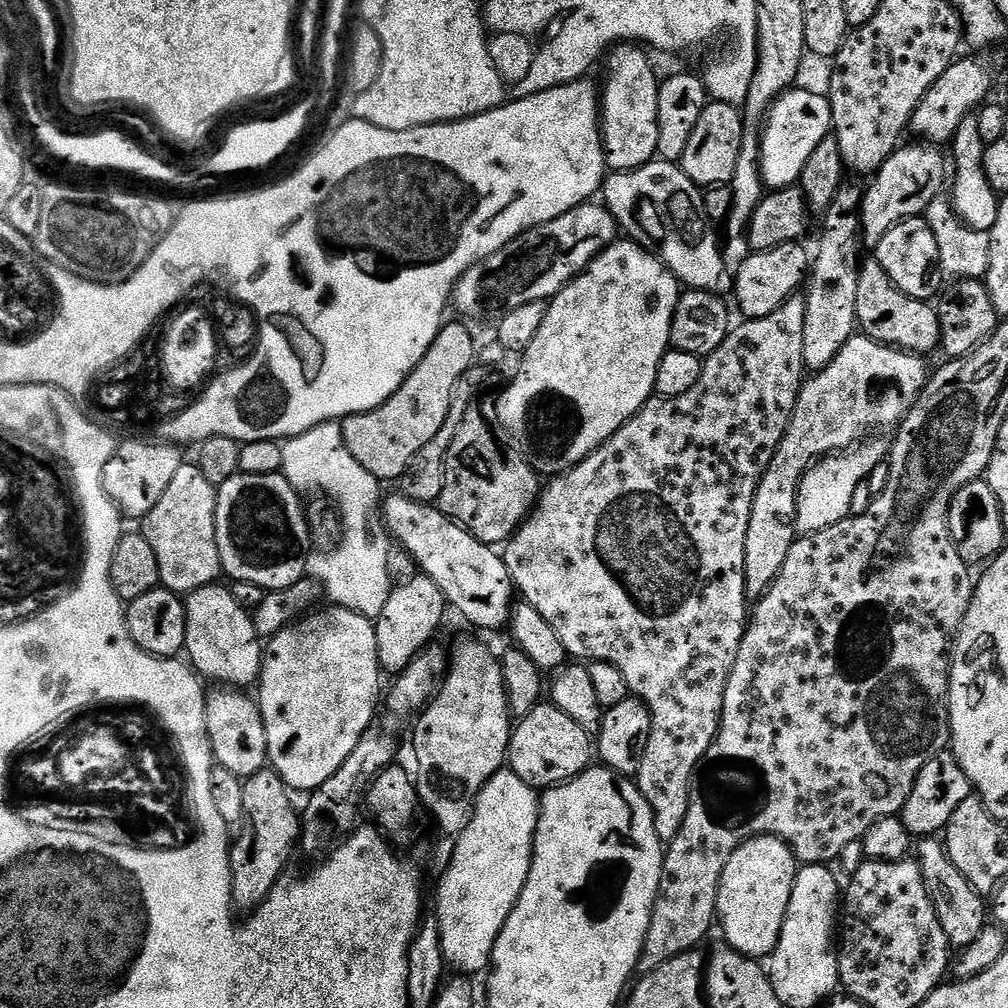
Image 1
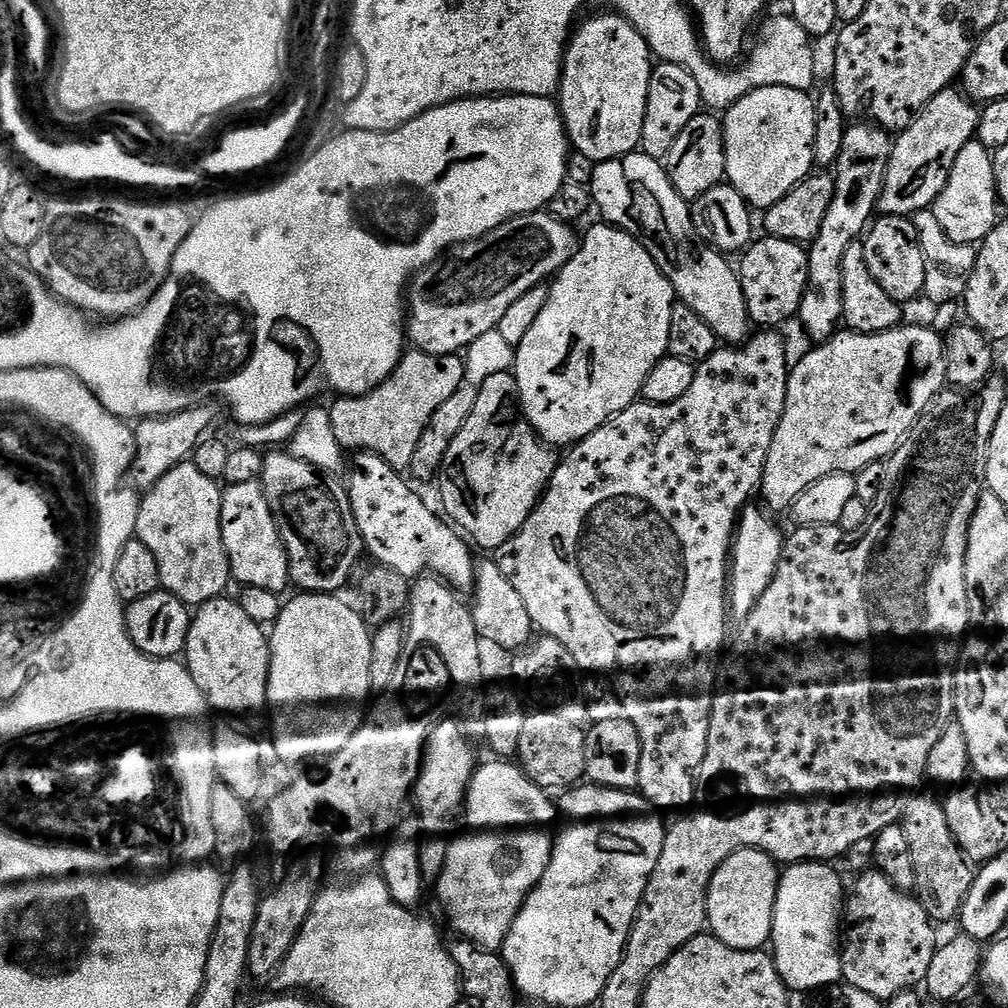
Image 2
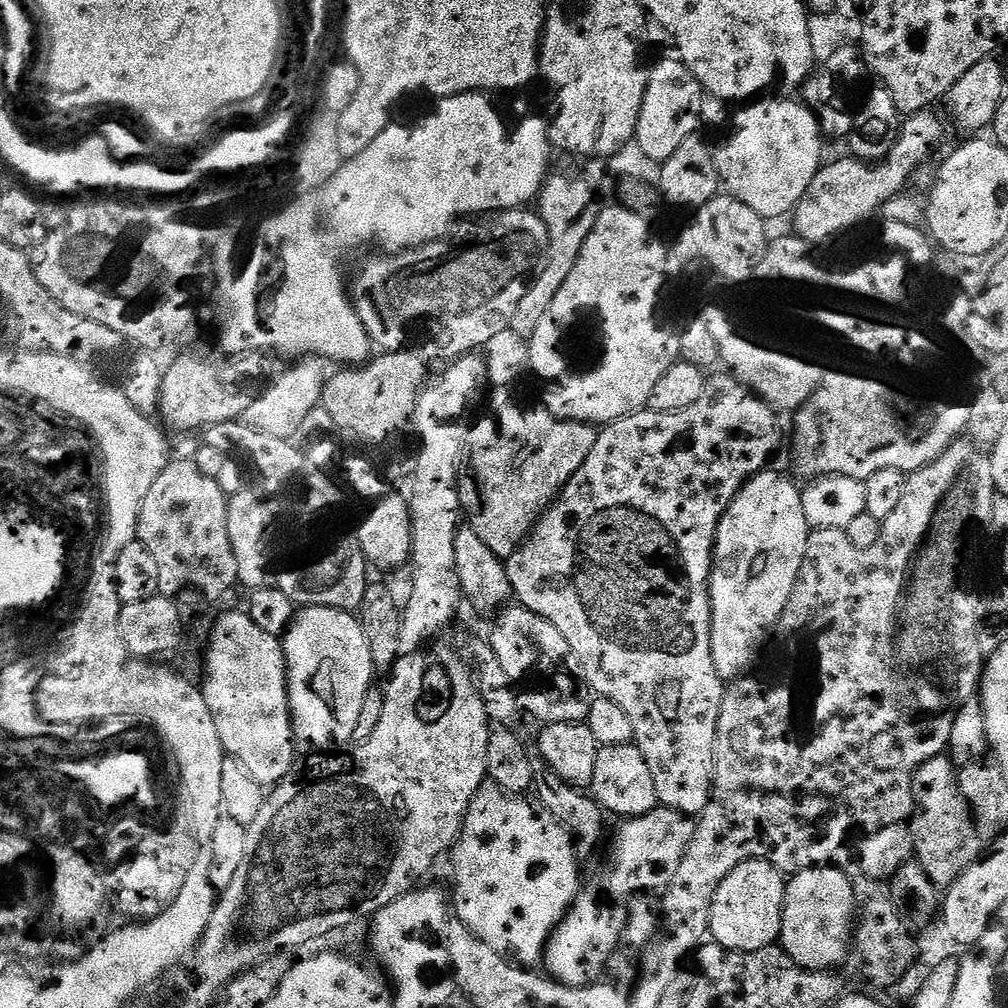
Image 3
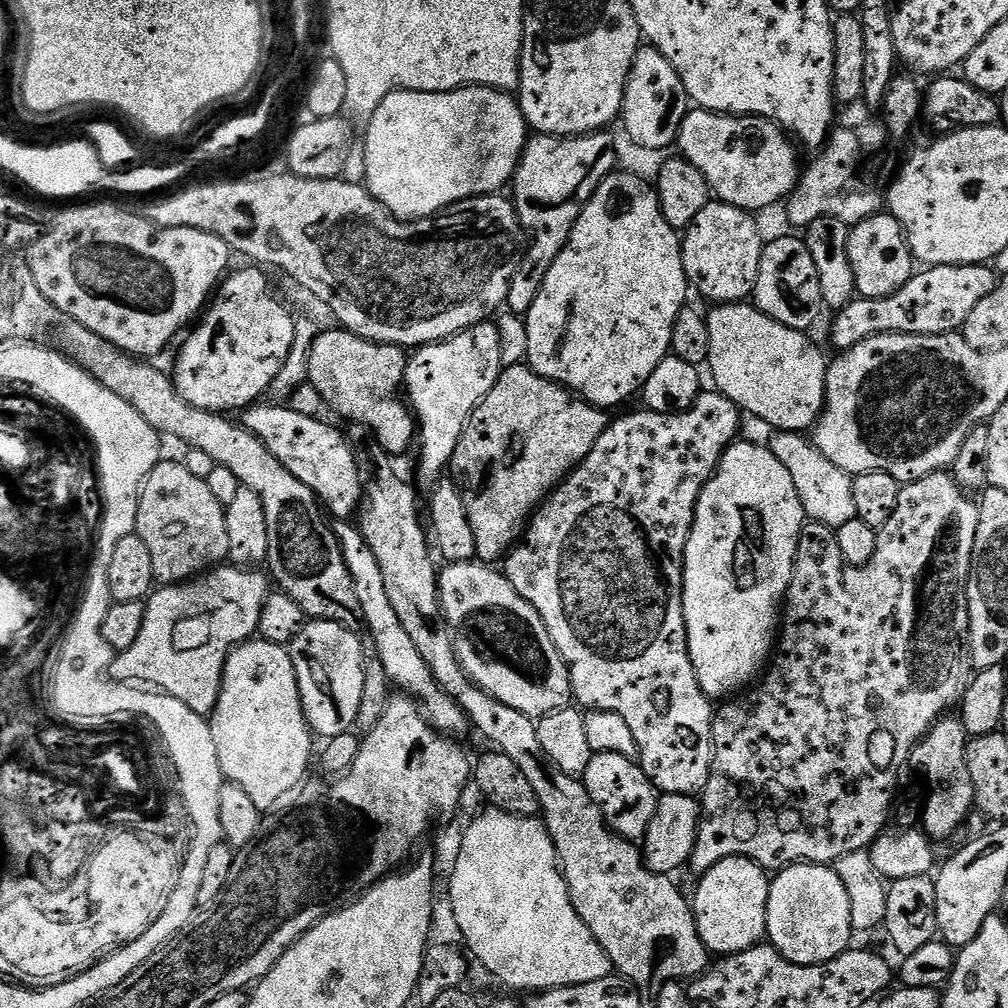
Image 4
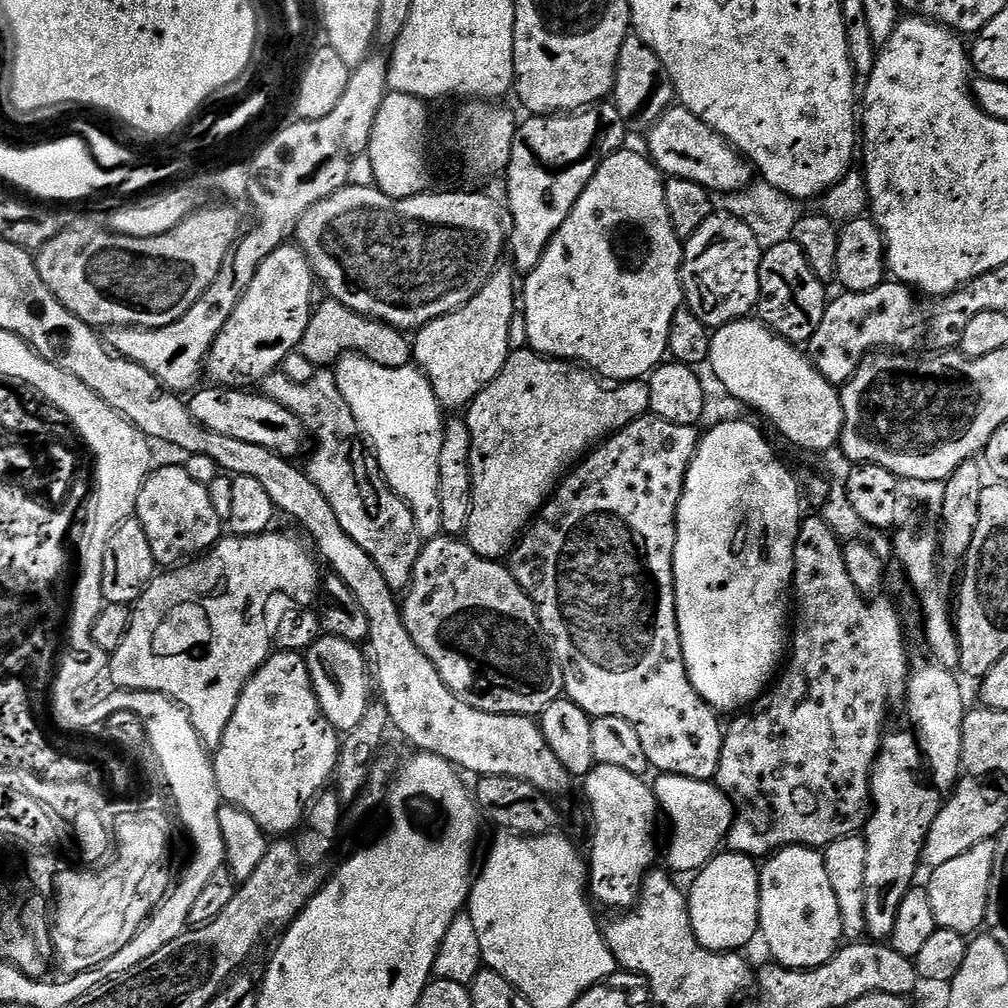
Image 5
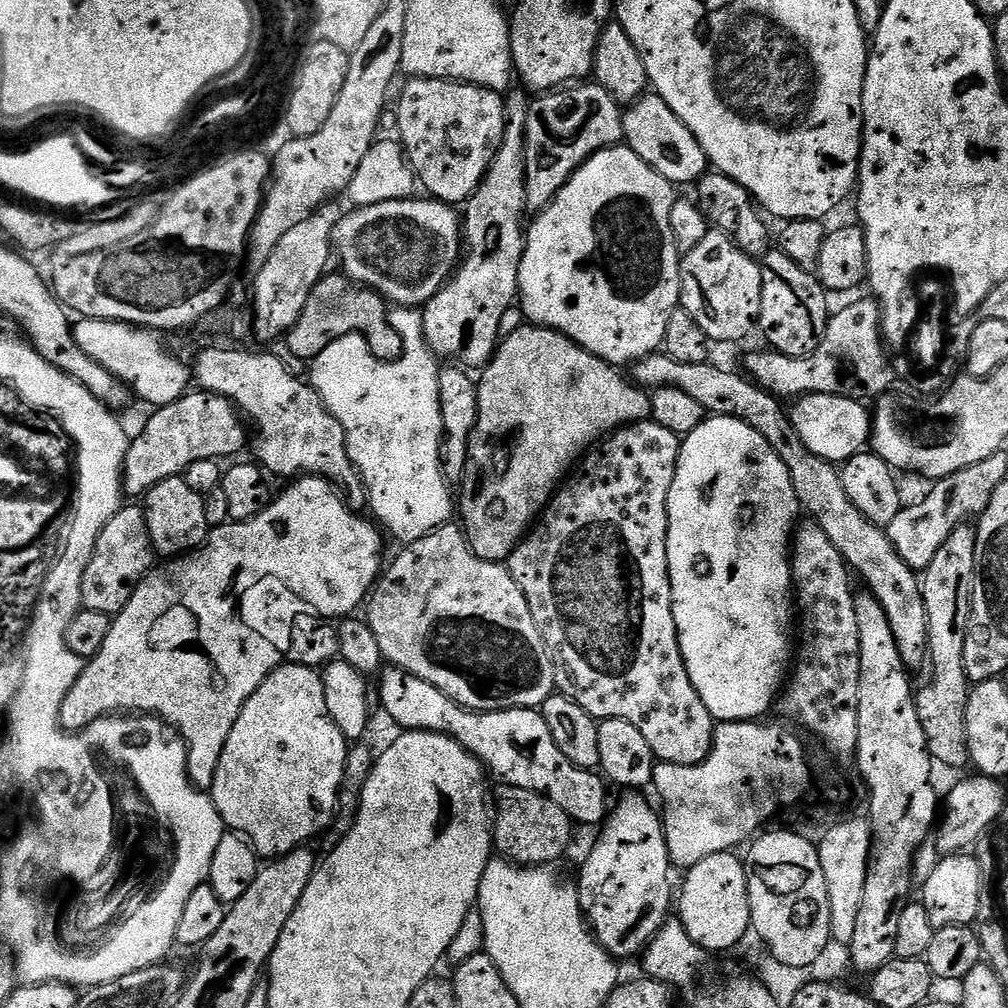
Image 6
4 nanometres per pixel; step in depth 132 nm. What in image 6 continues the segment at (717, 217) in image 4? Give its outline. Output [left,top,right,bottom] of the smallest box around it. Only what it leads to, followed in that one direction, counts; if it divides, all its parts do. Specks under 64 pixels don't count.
[680,230,762,344]

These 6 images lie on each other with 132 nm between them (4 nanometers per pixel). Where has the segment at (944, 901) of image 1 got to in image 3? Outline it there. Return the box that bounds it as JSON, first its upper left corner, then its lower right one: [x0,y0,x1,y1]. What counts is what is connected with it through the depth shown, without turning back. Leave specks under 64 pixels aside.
[910,755,982,890]

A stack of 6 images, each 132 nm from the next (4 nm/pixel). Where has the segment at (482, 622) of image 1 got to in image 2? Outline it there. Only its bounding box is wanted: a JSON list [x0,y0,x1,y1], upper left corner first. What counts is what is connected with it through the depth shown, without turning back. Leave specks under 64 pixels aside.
[347,452,476,594]

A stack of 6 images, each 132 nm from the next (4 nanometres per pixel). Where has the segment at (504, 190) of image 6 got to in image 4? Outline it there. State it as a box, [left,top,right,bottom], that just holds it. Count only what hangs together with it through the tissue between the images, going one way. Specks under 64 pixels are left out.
[402,322,504,486]

